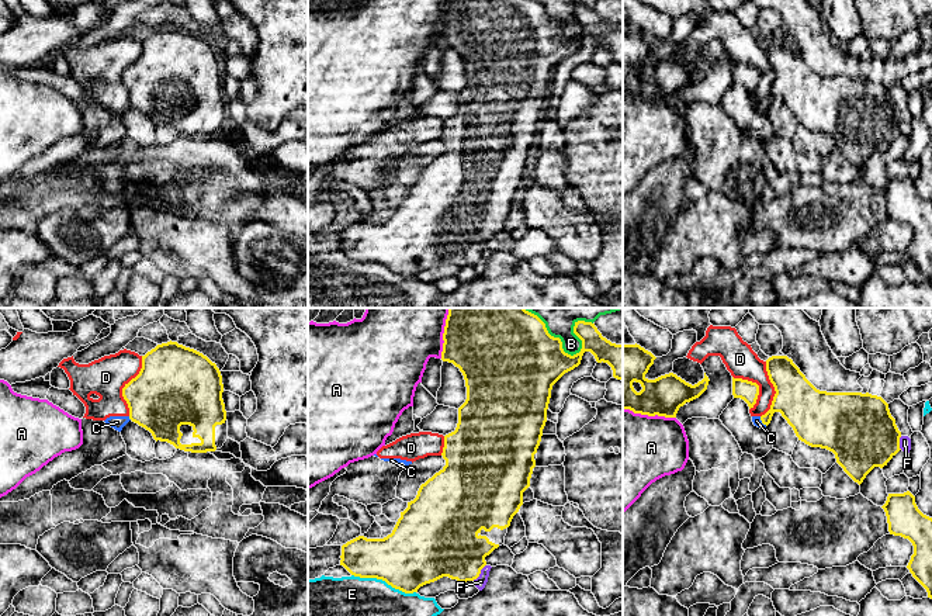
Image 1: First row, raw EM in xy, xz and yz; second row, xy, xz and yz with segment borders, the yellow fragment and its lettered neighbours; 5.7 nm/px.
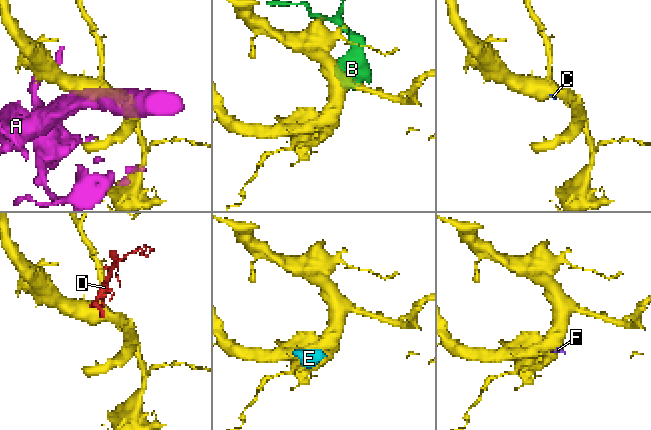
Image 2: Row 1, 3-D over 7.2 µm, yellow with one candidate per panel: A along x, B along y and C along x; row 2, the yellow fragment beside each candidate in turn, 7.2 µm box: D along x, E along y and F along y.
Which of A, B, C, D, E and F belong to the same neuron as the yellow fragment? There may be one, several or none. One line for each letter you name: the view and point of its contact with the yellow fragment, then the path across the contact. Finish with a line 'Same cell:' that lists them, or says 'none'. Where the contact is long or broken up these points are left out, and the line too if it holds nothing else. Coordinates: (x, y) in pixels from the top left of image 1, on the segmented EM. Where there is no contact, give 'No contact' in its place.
Same cell: none

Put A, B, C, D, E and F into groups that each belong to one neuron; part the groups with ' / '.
A / B / C D / E / F

